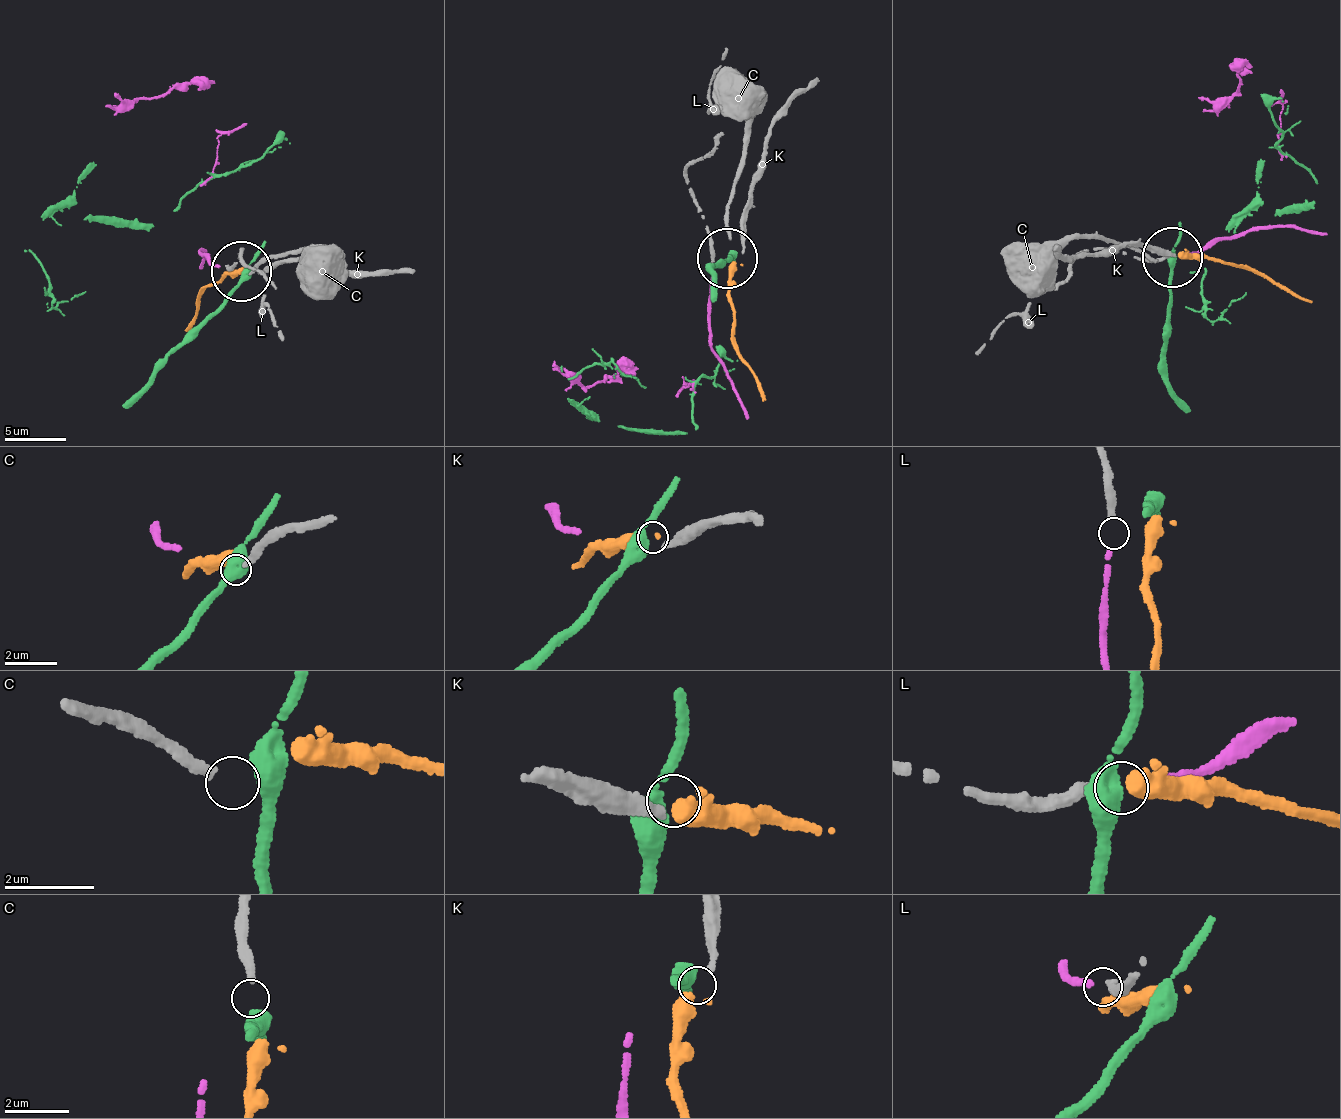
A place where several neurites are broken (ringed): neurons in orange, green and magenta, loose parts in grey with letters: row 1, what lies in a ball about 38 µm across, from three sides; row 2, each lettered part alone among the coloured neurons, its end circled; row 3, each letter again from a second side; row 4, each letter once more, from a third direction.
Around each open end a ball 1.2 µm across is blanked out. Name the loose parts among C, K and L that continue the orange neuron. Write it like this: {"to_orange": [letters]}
{"to_orange": ["K"]}

